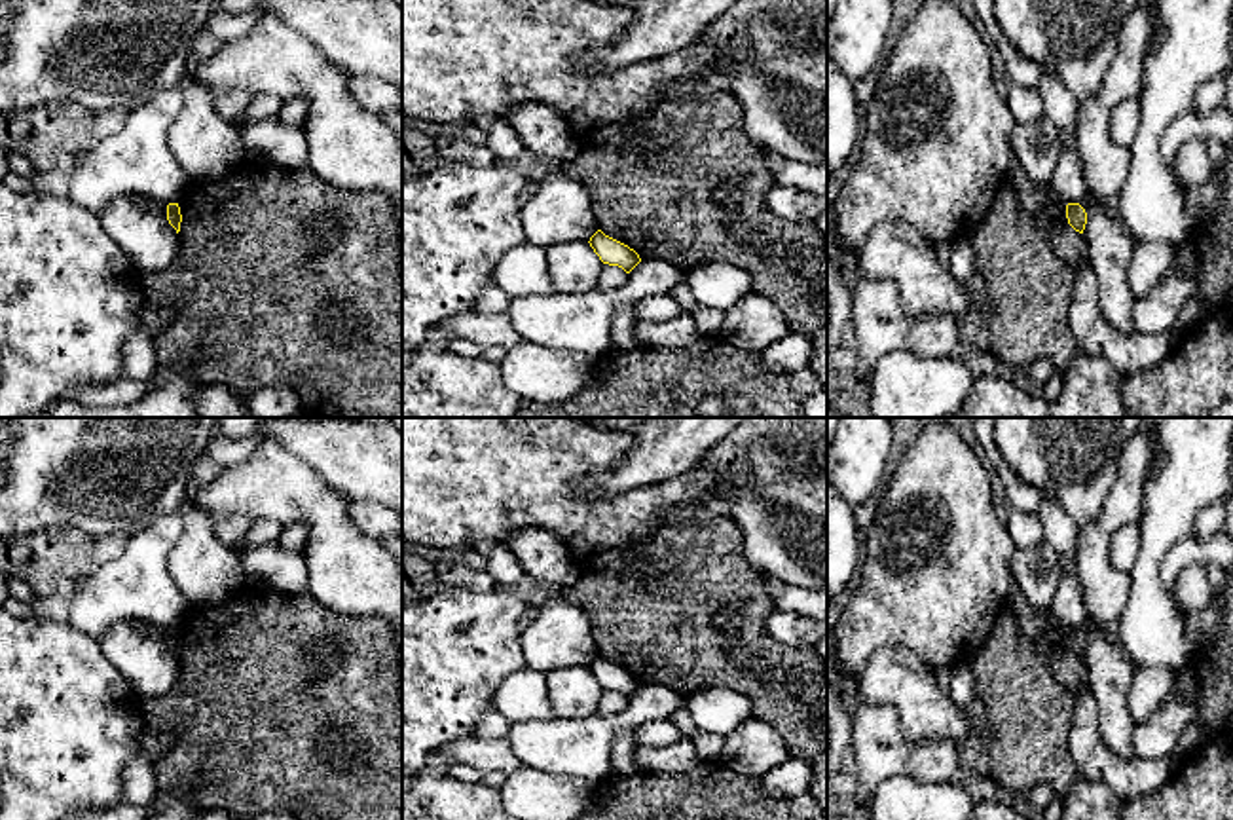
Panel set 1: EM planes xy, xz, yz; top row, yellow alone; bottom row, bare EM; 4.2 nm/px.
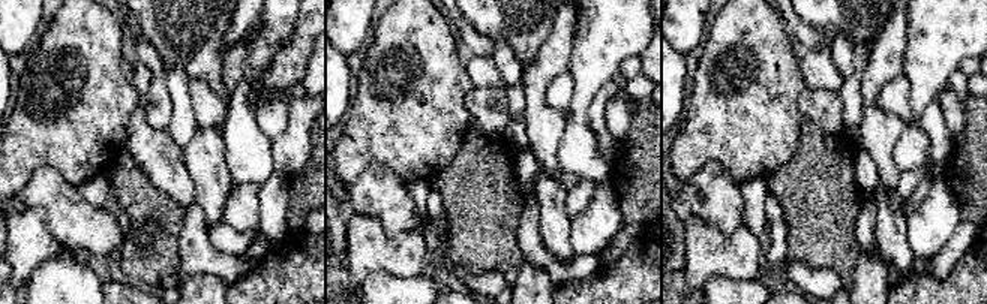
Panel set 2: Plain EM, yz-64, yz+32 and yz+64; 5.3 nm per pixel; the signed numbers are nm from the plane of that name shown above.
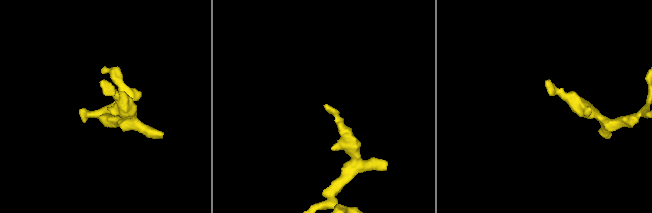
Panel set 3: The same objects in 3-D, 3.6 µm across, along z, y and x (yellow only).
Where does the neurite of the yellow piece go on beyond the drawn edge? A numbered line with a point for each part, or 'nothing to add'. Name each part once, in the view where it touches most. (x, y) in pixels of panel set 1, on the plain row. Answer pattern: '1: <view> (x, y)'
nothing to add

